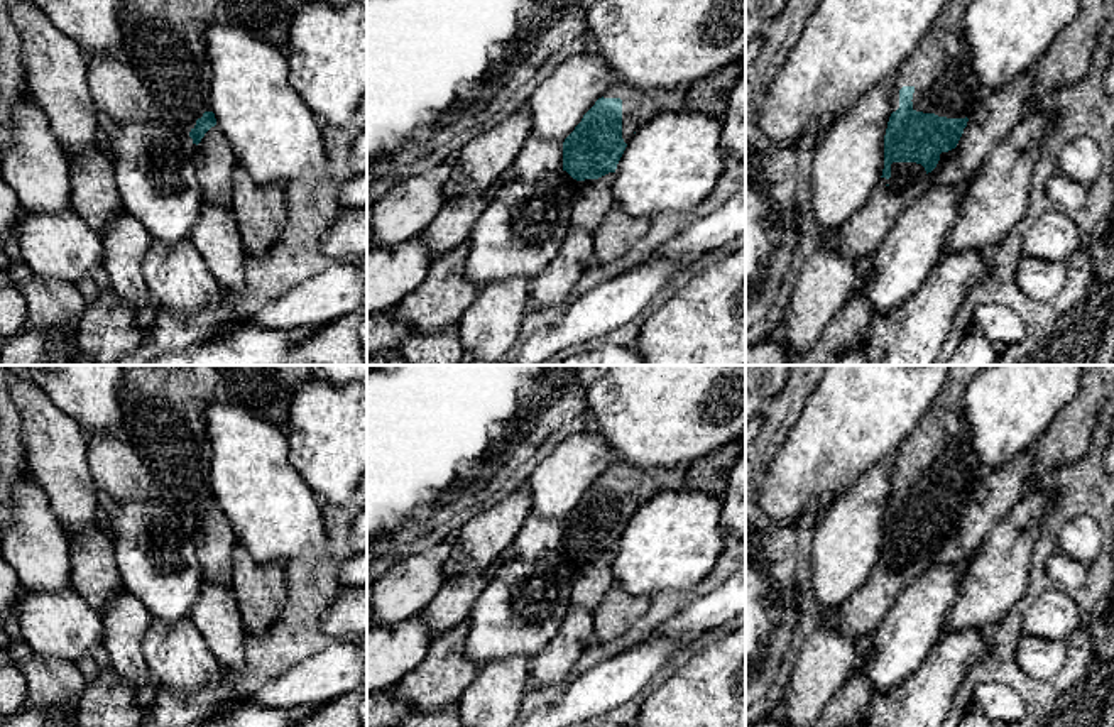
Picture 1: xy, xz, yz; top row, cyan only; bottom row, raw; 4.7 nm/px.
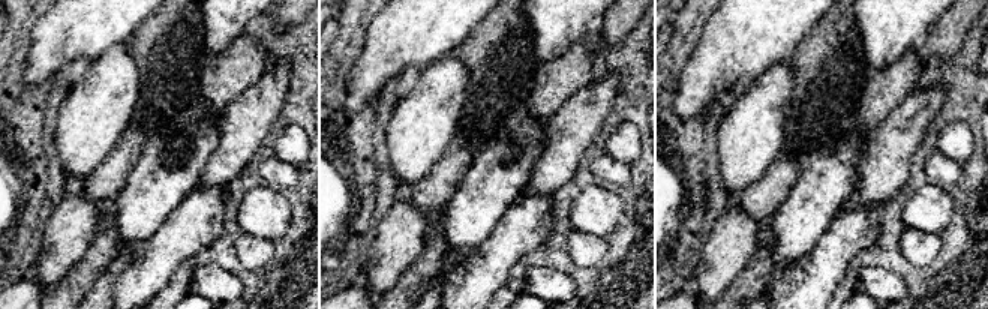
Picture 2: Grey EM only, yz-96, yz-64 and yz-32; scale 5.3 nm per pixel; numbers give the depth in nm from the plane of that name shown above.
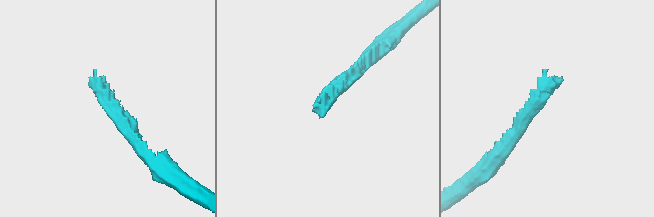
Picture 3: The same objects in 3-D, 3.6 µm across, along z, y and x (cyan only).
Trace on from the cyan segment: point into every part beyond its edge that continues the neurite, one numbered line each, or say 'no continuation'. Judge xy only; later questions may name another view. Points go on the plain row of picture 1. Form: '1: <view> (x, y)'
1: xy (164, 409)

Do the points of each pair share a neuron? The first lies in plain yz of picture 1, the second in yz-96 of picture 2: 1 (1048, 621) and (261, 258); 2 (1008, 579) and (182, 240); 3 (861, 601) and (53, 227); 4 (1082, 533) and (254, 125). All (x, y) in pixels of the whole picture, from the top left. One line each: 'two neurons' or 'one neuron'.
1: one neuron
2: two neurons
3: two neurons
4: two neurons

